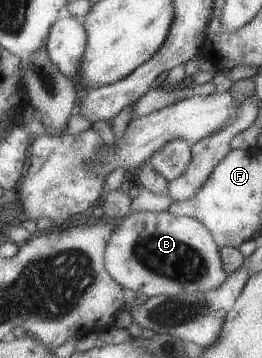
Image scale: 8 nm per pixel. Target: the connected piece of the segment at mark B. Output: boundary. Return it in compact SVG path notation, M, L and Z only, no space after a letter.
M169 209L161 212L140 210L131 212L113 231L105 249L105 268L122 286L147 298L204 293L219 288L229 273L224 269L220 248L210 230L200 220L174 215Z

